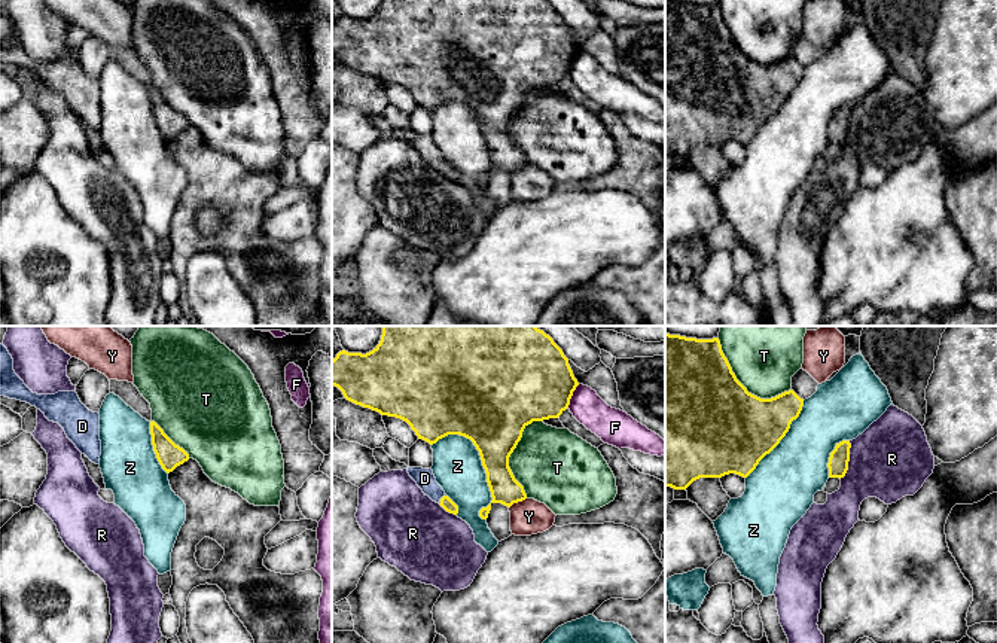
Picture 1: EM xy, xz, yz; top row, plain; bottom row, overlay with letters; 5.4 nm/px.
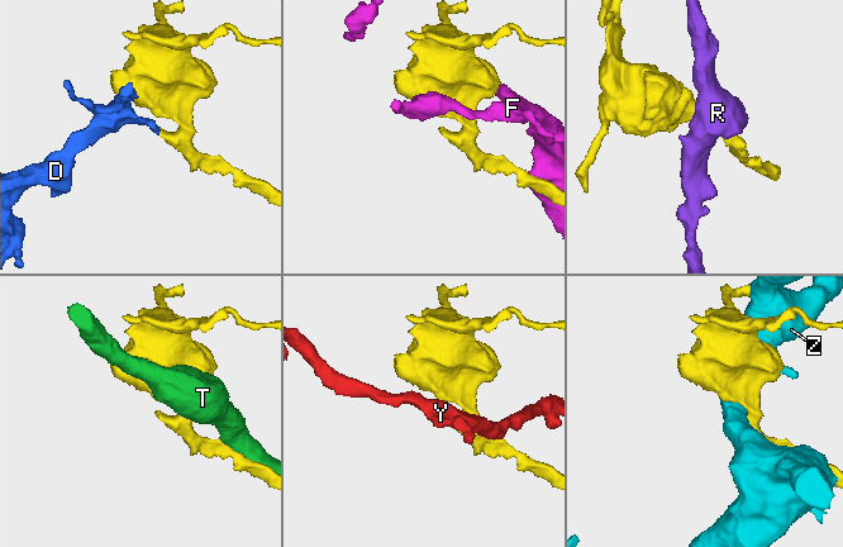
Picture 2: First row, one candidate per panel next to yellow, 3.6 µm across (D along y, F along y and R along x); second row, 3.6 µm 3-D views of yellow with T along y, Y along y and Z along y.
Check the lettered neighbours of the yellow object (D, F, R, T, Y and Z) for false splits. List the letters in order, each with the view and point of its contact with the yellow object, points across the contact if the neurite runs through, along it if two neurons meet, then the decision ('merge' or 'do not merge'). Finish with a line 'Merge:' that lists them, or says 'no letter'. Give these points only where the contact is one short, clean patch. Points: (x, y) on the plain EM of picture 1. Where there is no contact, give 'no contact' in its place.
D: xz (441, 165) | across xz (447, 170), (441, 165), (424, 145) | merge
F: xz (572, 61) | do not merge
R: yz (848, 127) | along yz (850, 107), (848, 136), (840, 145) | do not merge
T: yz (743, 52) | do not merge
Y: xz (517, 168) | do not merge
Z: xz (485, 137) | do not merge
Merge: D

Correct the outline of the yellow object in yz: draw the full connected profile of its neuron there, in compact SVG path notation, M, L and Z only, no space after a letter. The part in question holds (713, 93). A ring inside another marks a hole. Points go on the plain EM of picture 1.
M665 0L665 153L686 156L699 144L729 140L747 144L786 103L802 77L793 57L771 65L747 58L737 46L719 4Z

